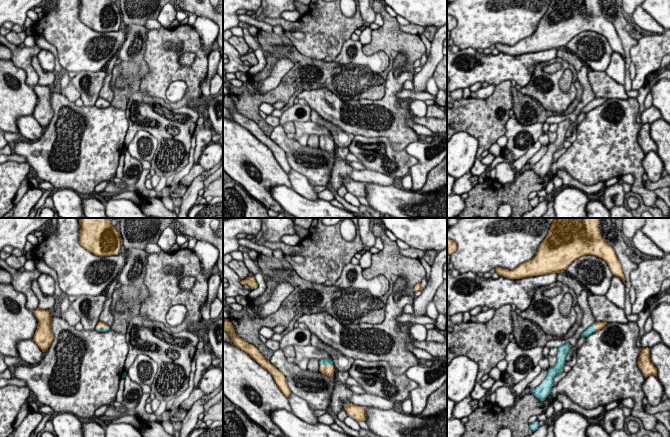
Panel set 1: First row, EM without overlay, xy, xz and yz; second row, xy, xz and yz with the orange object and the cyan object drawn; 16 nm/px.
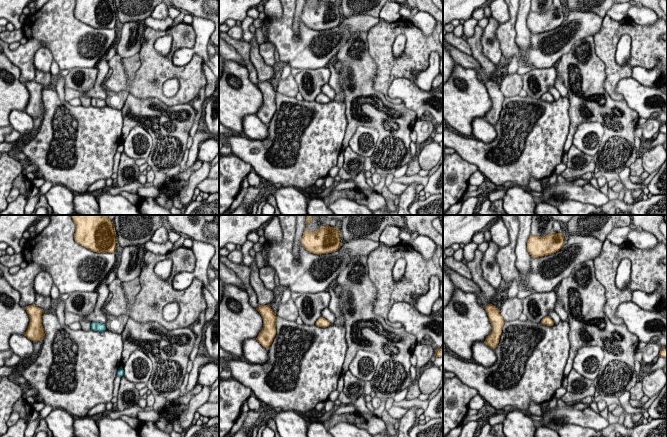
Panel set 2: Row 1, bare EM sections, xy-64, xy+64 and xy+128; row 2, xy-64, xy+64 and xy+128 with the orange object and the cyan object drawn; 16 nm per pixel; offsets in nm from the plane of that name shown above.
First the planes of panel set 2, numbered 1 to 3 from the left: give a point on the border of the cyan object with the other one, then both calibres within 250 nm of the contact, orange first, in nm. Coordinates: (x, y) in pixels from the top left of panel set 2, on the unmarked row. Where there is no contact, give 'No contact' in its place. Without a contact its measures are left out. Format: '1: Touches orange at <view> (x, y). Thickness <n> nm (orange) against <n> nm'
1: No contact
2: No contact
3: No contact

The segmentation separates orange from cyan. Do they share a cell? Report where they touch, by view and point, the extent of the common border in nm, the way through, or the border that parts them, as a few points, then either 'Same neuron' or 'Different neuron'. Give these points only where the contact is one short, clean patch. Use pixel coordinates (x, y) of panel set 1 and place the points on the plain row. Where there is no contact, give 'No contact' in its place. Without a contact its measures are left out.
Touches orange at xz (327, 142). Shared border 220 nm. Path across: xz (326, 146), (327, 142), (324, 138). Same neuron

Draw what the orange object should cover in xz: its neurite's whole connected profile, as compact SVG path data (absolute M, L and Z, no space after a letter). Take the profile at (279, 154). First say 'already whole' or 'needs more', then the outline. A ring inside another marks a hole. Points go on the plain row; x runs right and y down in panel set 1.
already whole; M229 95L223 96L223 106L230 112L233 121L240 124L242 127L246 128L254 137L256 137L261 143L266 145L273 153L275 159L282 167L282 169L288 174L291 167L287 161L286 153L284 150L278 146L273 140L270 139L252 120L249 120L245 116L241 115L235 110L235 105Z

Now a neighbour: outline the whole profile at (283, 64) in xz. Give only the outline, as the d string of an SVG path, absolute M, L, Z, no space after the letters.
M279 55L275 65L272 67L270 76L261 80L257 85L259 91L264 94L278 87L281 79L294 66L294 63L285 55Z

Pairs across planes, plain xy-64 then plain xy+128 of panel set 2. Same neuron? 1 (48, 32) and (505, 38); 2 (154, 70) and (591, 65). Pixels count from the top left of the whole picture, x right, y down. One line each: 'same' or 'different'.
1: same
2: different

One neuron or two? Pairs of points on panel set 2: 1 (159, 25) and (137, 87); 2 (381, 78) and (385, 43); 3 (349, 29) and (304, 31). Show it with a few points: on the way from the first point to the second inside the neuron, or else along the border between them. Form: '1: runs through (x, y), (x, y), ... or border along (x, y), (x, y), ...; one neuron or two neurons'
1: border along (147, 26), (157, 30), (165, 30), (170, 27); two neurons
2: runs through (384, 69), (384, 52); one neuron
3: runs through (338, 36), (315, 37); one neuron

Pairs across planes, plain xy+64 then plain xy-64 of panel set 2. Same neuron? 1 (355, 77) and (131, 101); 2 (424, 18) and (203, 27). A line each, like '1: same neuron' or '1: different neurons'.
1: same neuron
2: same neuron

